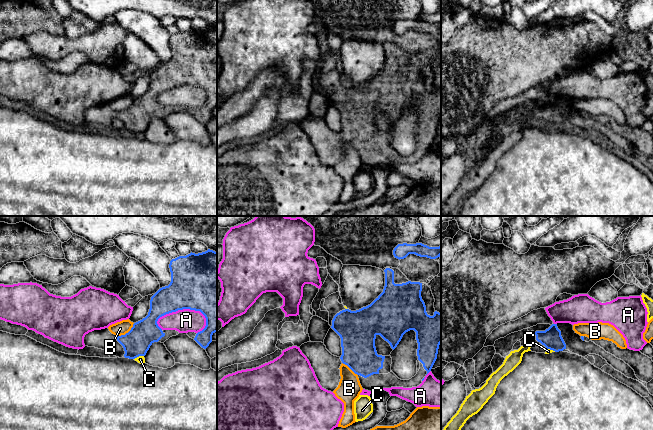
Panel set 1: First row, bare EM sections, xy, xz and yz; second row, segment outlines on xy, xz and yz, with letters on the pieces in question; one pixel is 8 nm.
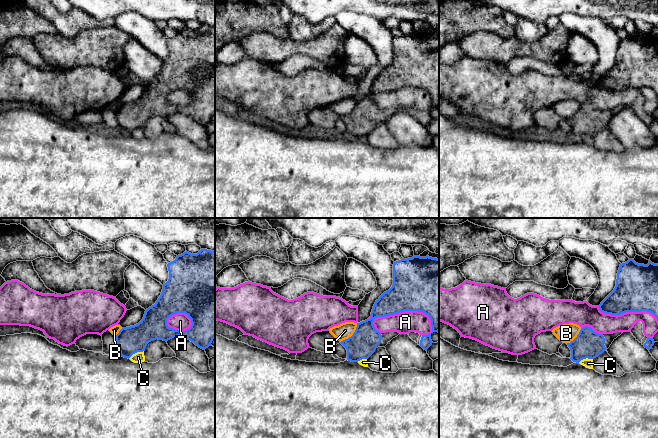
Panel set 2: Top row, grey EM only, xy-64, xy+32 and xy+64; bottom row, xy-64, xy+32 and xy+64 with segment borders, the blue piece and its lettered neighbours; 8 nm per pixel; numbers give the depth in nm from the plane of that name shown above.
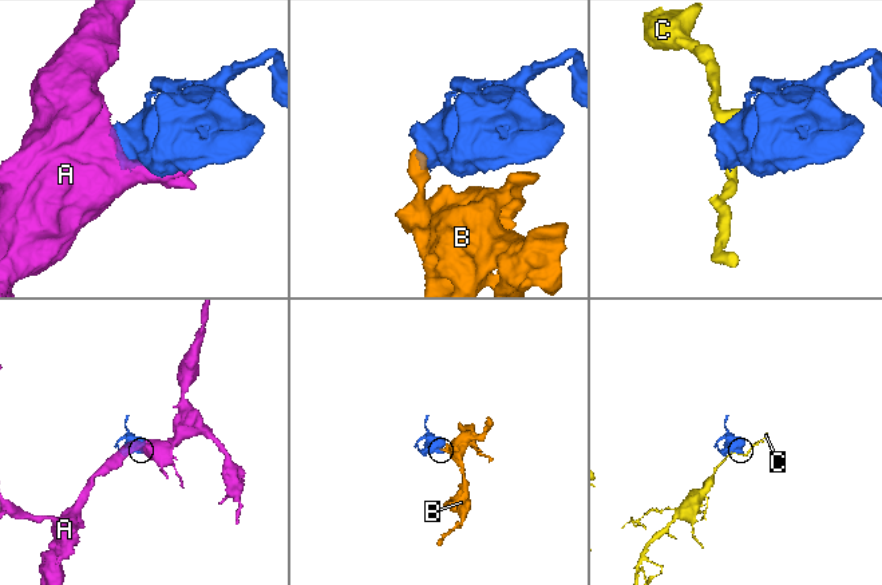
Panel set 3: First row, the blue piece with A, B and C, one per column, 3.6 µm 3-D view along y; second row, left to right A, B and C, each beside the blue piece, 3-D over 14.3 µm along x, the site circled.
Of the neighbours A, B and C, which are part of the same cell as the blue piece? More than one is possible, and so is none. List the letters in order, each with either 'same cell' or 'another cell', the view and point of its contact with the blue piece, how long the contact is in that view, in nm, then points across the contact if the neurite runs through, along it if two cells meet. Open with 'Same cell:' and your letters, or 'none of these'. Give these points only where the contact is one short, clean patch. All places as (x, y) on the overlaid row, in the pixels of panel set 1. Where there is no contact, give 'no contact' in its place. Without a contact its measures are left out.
Same cell: none of these
A: another cell; meets blue in xy at (180, 309); contact 400 nm long
B: another cell; meets blue in xy at (126, 333); contact 180 nm long; border along xy (134, 323), (127, 332), (117, 336)
C: another cell; meets blue in xy at (138, 356); contact 90 nm long

